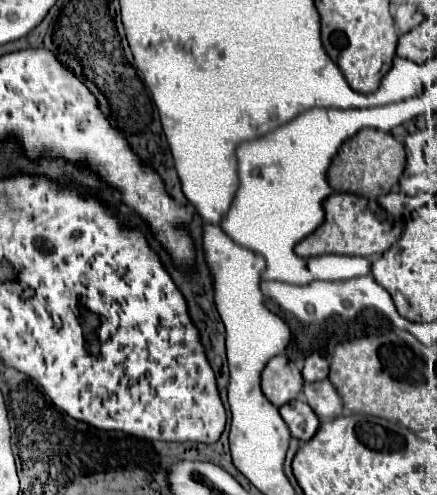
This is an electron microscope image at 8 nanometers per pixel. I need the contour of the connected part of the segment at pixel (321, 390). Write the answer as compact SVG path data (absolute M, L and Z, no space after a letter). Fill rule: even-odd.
M330 380L306 384L302 392L304 392L308 404L312 406L312 410L318 414L318 418L322 422L342 416L344 404L342 404L342 398L340 398L338 390L332 386Z

